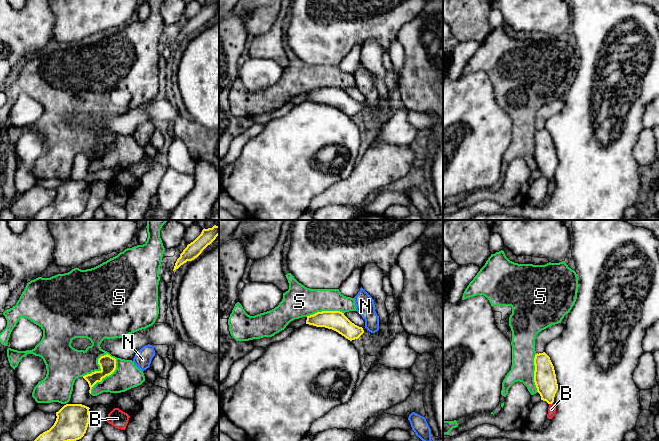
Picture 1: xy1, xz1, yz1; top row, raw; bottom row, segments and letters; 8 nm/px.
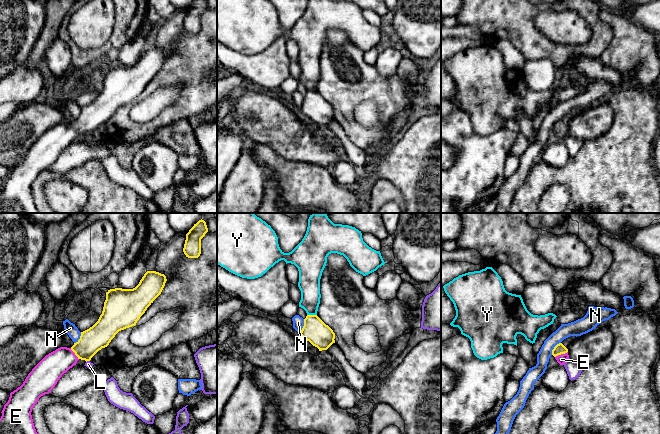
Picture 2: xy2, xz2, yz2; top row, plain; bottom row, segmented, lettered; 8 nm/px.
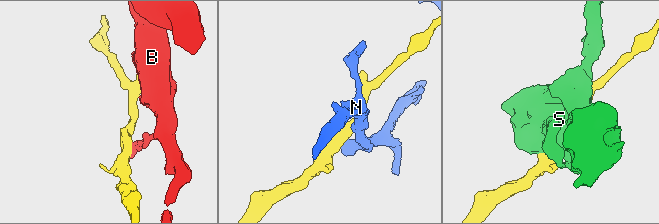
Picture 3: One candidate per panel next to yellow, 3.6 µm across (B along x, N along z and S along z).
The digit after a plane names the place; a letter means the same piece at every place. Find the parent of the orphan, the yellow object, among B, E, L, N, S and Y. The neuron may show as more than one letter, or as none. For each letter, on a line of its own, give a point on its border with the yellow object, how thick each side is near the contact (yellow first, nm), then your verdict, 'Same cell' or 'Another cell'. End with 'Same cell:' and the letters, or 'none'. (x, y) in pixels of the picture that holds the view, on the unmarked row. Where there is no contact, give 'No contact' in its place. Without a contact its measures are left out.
B: Touches yellow at yz1 (550, 179). Thickness 180 nm (yellow) against 60 nm. Another cell
E: Touches yellow at yz2 (561, 129). Thickness 90 nm (yellow) against 70 nm. Same cell
L: Touches yellow at xy2 (87, 136). Thickness 200 nm (yellow) against 60 nm. Another cell
N: Touches yellow at yz2 (554, 124). Thickness 90 nm (yellow) against 130 nm. Another cell
S: Touches yellow at xy1 (109, 150). Thickness 130 nm (yellow) against 200 nm. Another cell
Y: Touches yellow at xz2 (312, 91). Thickness 200 nm (yellow) against 180 nm. Another cell
Same cell: E

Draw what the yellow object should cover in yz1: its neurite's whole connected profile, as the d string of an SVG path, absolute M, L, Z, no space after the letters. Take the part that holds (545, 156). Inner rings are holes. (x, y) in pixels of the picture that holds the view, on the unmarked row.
M545 128L537 129L534 134L534 141L534 158L537 168L540 170L541 176L552 180L558 166L558 160L550 133Z

